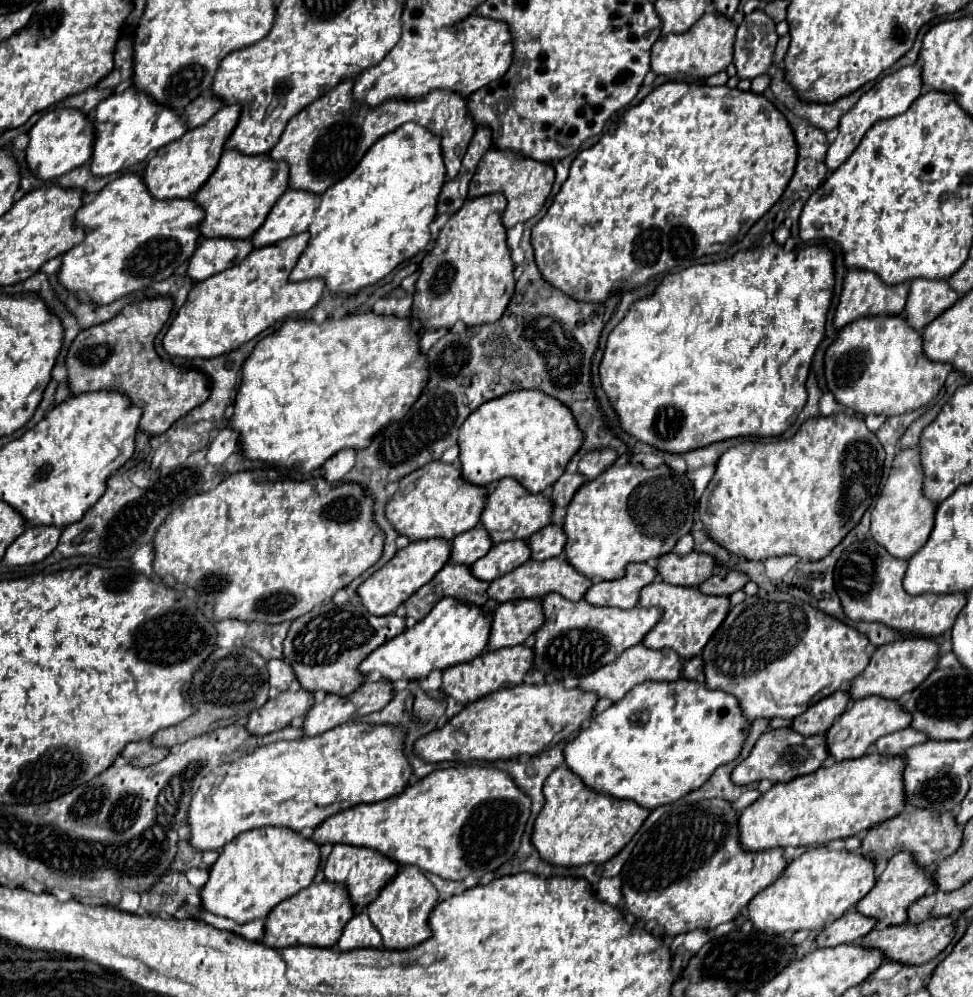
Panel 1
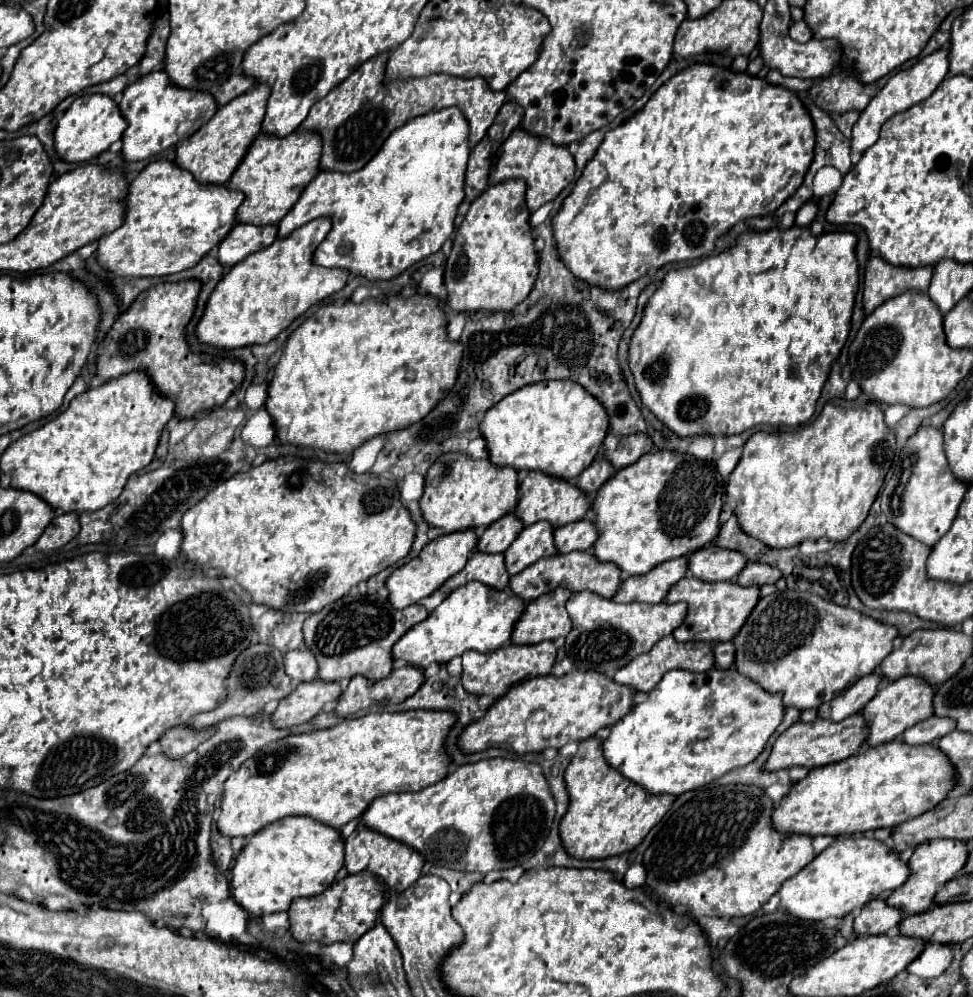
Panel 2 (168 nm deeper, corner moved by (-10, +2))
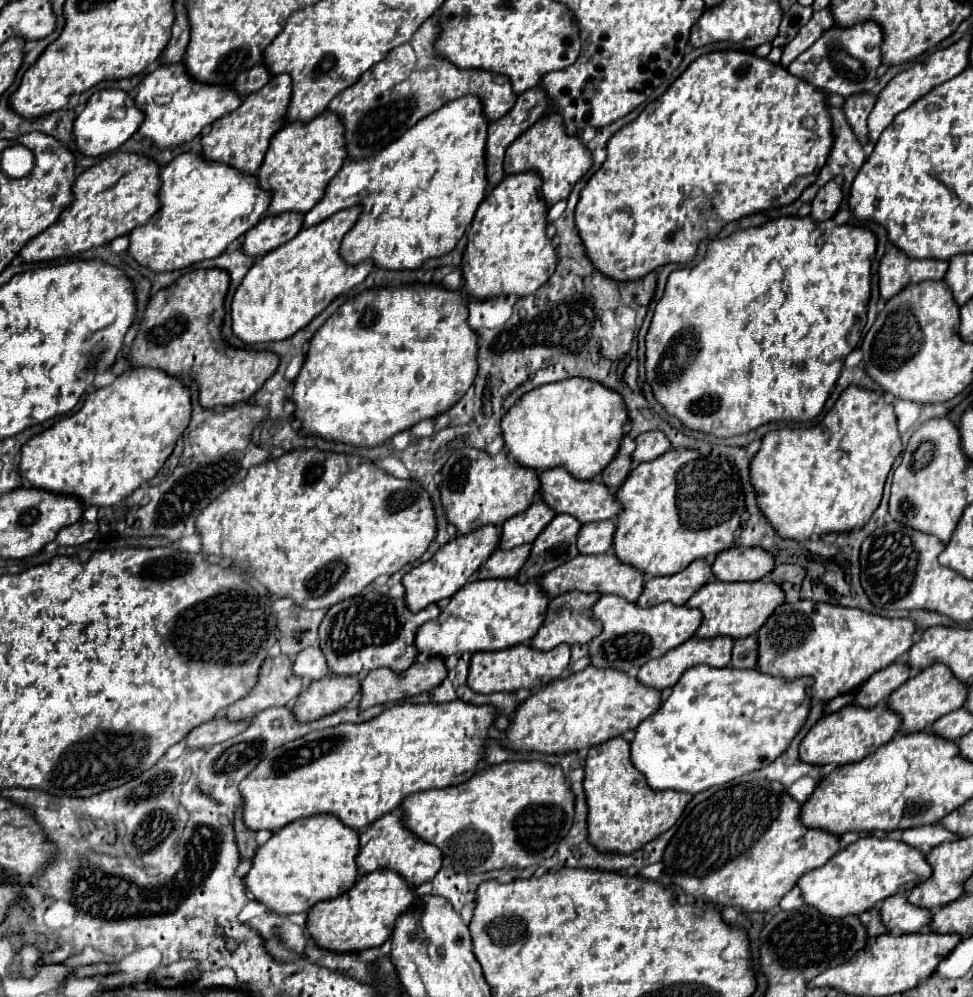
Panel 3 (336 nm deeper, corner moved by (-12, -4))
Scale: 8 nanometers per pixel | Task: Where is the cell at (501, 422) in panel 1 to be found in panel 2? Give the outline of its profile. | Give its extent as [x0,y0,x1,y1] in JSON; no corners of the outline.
[480,380,608,480]

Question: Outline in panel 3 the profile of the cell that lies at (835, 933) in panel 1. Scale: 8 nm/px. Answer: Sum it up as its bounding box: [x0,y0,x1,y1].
[880,894,932,934]

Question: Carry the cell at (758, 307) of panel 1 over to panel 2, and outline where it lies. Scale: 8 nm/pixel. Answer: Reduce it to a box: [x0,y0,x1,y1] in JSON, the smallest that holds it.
[628,226,858,438]

